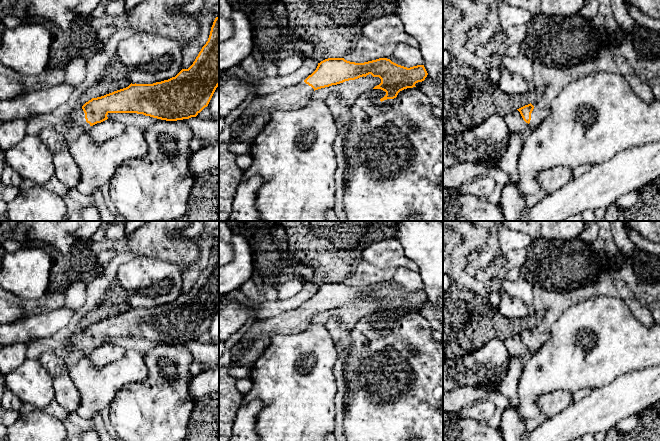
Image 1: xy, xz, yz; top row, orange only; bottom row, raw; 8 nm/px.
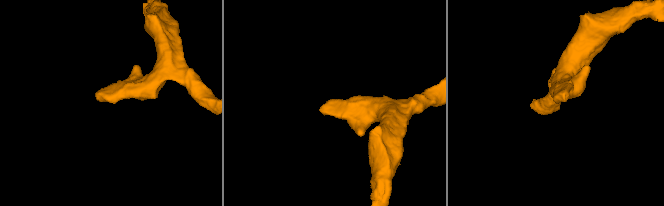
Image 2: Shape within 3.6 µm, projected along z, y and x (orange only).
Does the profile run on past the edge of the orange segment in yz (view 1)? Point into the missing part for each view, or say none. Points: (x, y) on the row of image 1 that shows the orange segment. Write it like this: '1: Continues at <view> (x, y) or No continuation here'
1: Continues at yz (538, 115)

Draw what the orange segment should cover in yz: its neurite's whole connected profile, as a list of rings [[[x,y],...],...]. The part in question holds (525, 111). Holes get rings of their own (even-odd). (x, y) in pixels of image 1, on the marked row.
[[[531,103],[517,109],[523,120],[529,124],[532,129],[538,128],[541,123],[550,116],[550,109],[540,109],[534,107]]]

